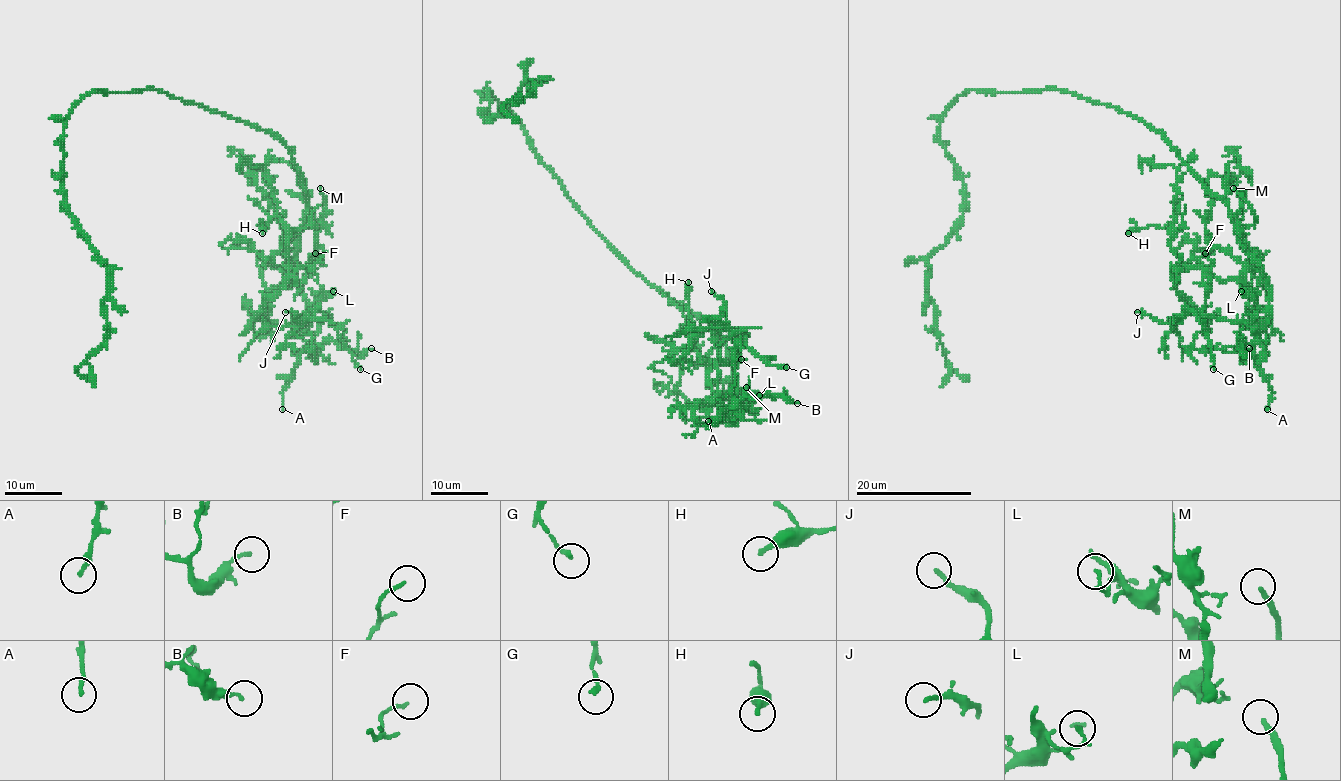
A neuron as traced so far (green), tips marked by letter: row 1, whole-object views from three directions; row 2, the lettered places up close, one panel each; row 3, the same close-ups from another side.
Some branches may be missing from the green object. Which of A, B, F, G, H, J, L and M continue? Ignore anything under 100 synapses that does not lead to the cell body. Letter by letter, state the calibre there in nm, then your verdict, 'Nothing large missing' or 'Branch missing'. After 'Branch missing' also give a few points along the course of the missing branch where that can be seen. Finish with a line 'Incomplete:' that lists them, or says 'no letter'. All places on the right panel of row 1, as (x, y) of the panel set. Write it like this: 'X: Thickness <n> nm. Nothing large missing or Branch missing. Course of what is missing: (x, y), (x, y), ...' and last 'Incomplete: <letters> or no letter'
A: Thickness 150 nm. Nothing large missing
B: Thickness 140 nm. Nothing large missing
F: Thickness 120 nm. Nothing large missing
G: Thickness 160 nm. Nothing large missing
H: Thickness 220 nm. Nothing large missing
J: Thickness 180 nm. Nothing large missing
L: Thickness 150 nm. Nothing large missing
M: Thickness 150 nm. Branch missing. Course of what is missing: (1233, 188), (1220, 172), (1209, 167), (1193, 151), (1177, 100), (1164, 84)
Incomplete: M

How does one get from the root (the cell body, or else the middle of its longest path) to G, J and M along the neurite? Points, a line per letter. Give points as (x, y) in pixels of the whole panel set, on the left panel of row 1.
G: (188, 103), (256, 125), (289, 151), (307, 197), (295, 268), (307, 324), (317, 308), (360, 369)
J: (188, 103), (273, 133), (298, 168), (307, 221), (295, 275), (309, 327), (311, 312), (299, 322), (285, 312)
M: (188, 103), (256, 125), (285, 145), (305, 190), (308, 226), (324, 211), (324, 193), (320, 188)

